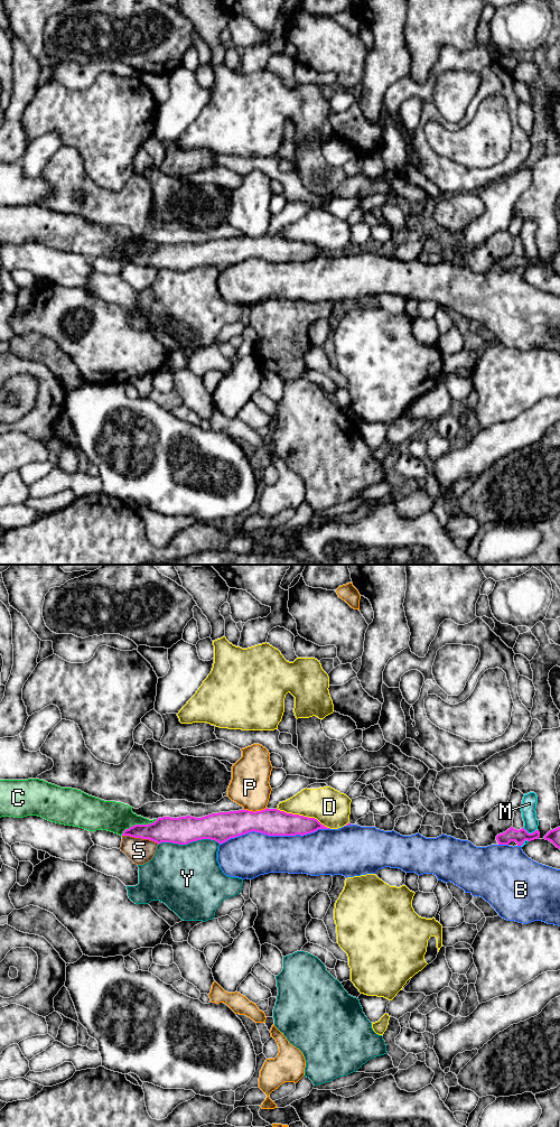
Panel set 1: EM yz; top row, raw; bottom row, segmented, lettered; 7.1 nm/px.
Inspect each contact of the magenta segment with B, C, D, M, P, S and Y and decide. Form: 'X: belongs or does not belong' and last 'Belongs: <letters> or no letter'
B: does not belong
C: does not belong
D: does not belong
M: does not belong
P: does not belong
S: does not belong
Y: does not belong
Belongs: no letter

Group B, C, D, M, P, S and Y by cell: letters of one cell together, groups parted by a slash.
B / C / D / M / P / S / Y

